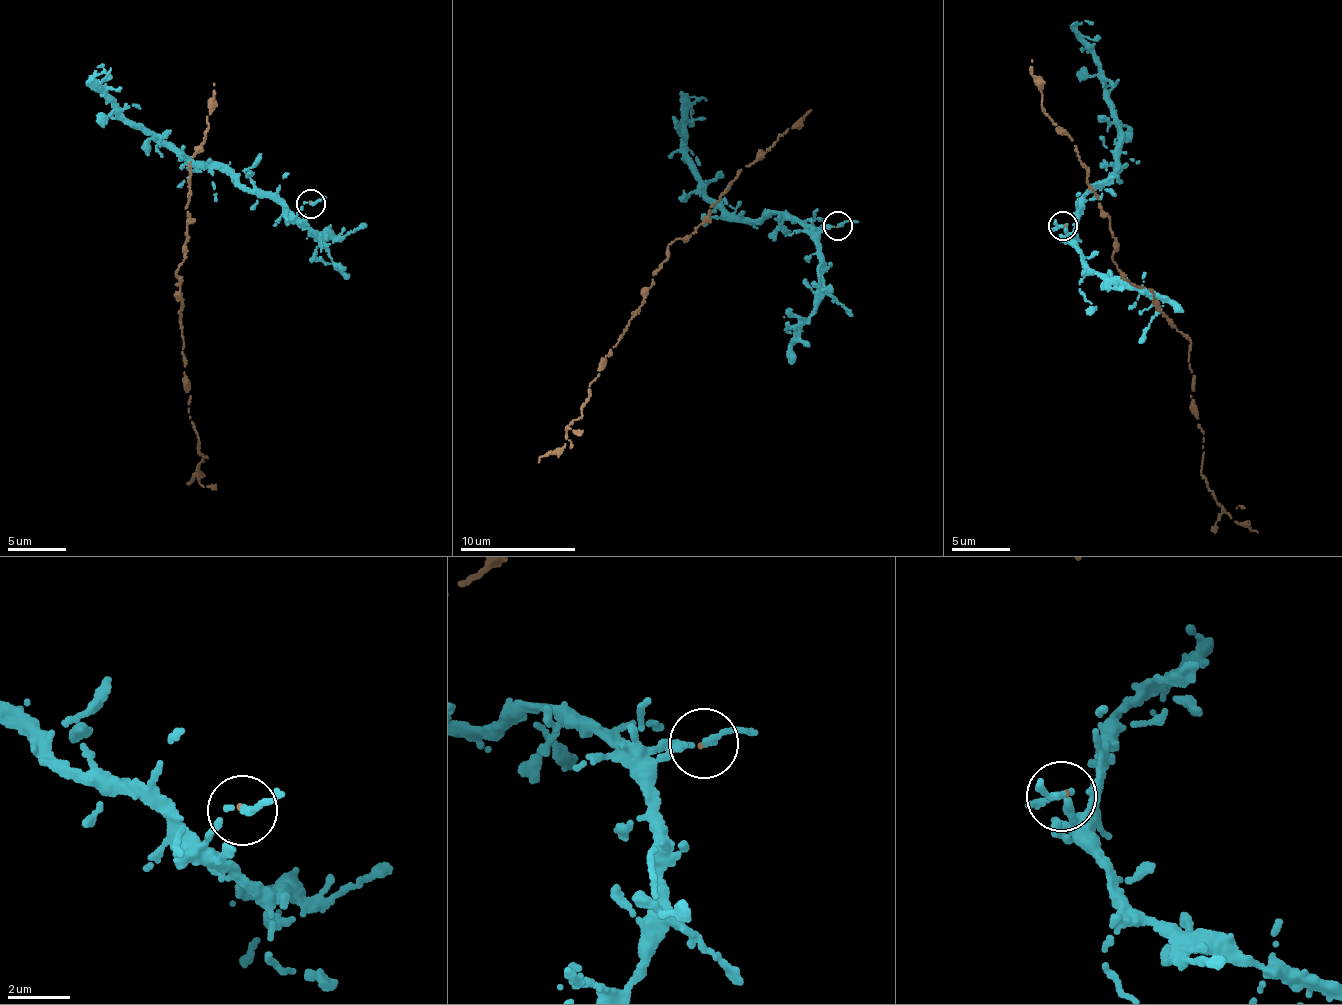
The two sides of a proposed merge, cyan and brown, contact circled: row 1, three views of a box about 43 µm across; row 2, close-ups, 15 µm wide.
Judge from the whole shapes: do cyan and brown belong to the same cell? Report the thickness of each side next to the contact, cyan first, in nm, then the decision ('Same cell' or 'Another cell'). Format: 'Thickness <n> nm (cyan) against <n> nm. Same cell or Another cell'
Thickness 180 nm (cyan) against 70 nm. Same cell

